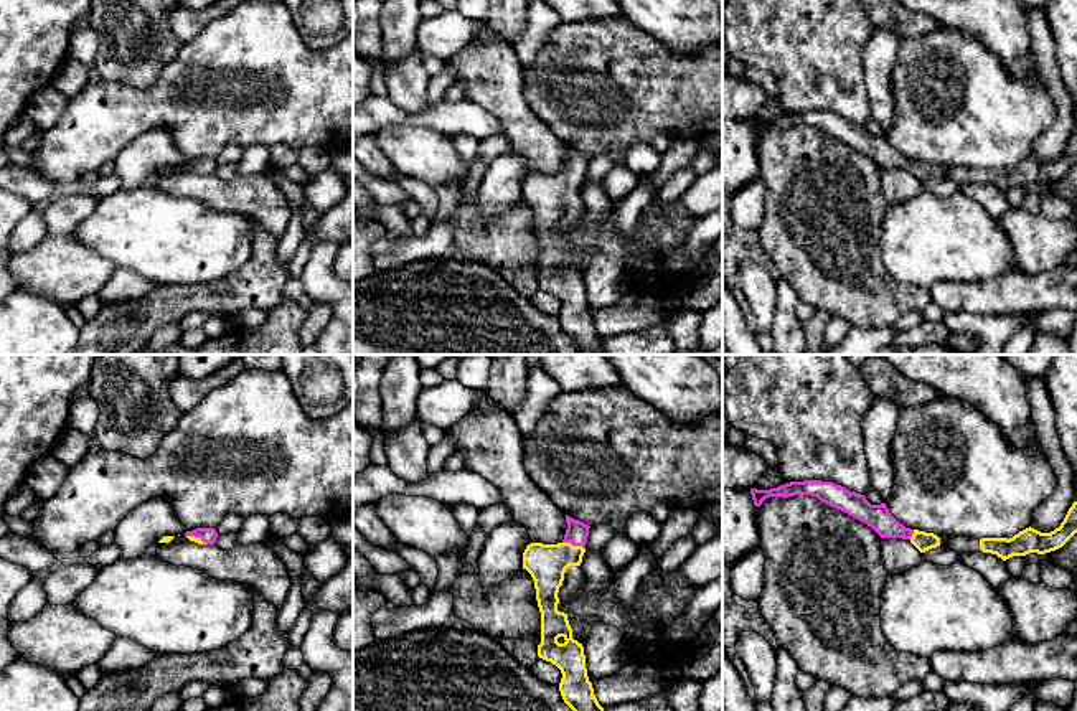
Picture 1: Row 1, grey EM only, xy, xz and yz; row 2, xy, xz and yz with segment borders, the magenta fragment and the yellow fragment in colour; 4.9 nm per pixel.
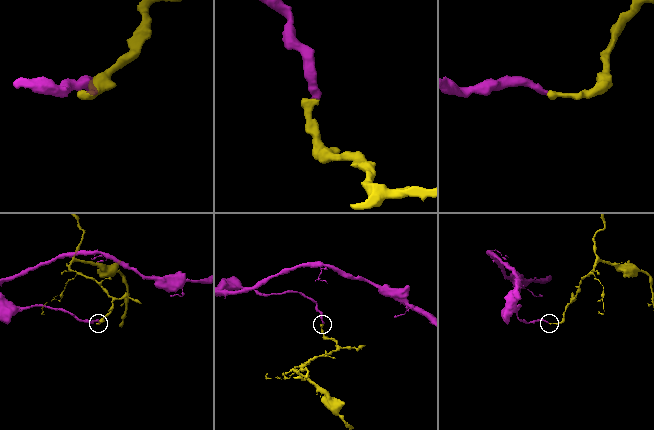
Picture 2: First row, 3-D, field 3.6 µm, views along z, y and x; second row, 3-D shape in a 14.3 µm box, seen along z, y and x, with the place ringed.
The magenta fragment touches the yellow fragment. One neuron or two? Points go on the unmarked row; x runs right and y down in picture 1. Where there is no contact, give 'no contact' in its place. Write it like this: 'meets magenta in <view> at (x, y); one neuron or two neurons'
meets magenta in xz at (573, 175); one neuron

